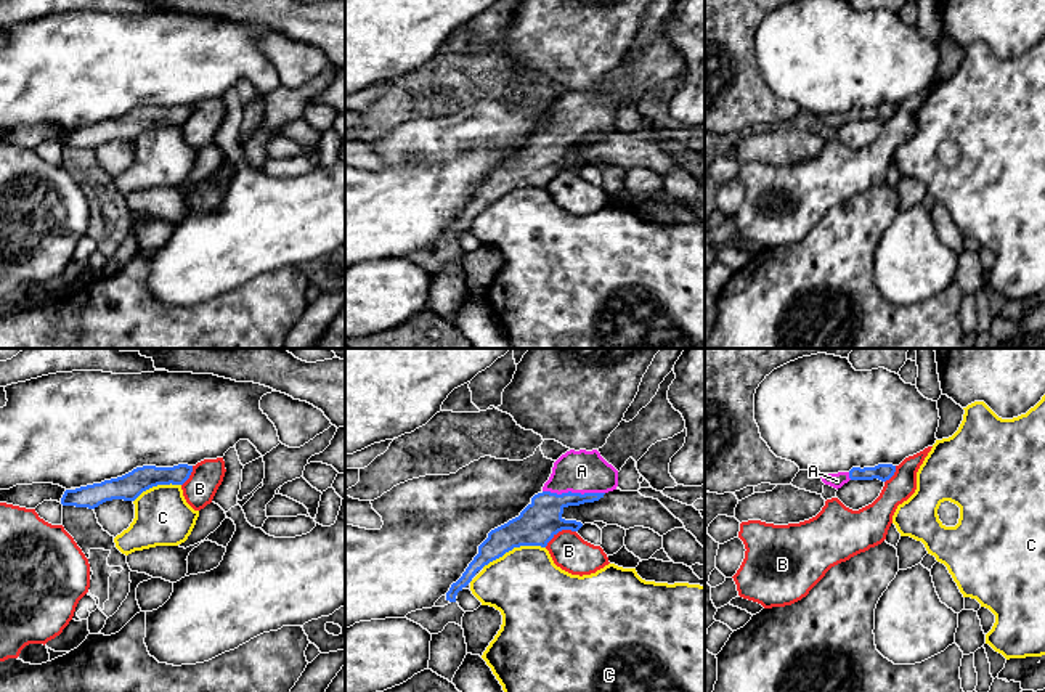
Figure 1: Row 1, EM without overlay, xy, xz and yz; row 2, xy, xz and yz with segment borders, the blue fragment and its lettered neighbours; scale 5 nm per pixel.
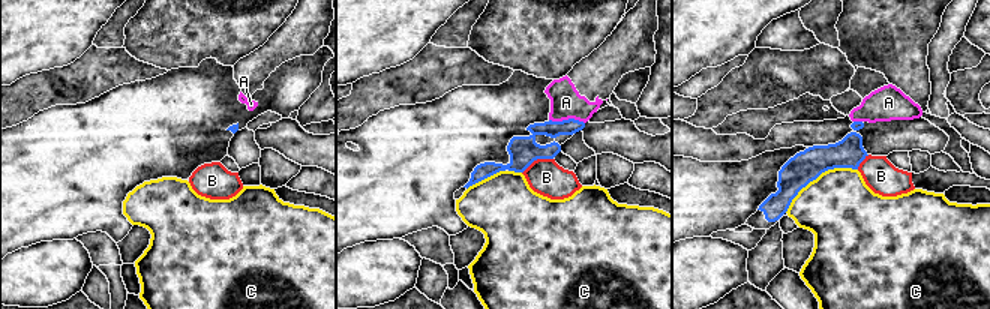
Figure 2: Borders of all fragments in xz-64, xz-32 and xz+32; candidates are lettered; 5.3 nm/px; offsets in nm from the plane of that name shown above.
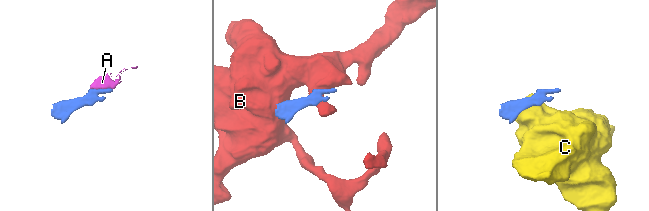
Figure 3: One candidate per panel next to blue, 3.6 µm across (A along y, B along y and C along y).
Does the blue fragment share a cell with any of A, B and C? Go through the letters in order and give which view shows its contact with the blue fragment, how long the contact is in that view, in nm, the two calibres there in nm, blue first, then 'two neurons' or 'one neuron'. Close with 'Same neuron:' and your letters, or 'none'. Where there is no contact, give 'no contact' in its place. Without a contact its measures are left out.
A: xz | 320 nm | 200/220 nm | one neuron
B: xz | 180 nm | 200/190 nm | two neurons
C: xz | 340 nm | 200/380 nm | two neurons
Same neuron: A

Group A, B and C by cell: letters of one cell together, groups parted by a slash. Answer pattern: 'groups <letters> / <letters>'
groups A / B / C

